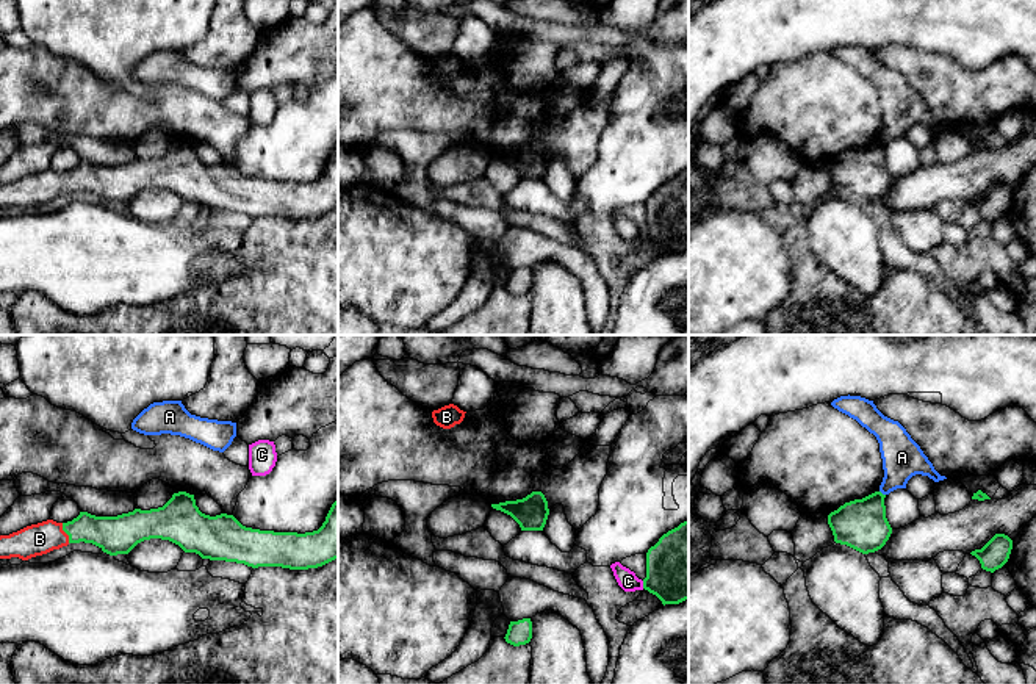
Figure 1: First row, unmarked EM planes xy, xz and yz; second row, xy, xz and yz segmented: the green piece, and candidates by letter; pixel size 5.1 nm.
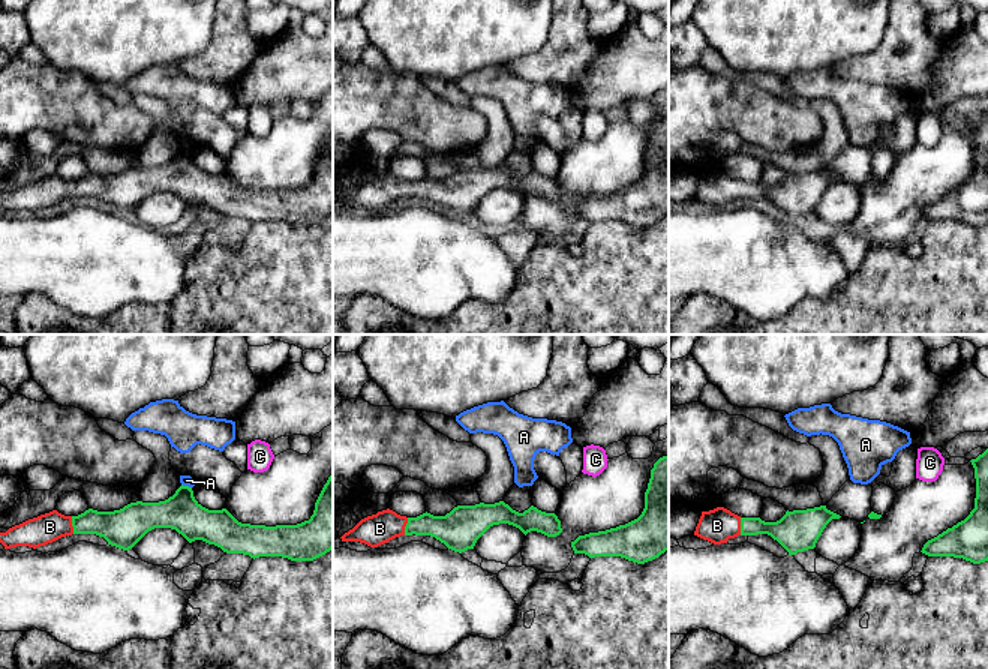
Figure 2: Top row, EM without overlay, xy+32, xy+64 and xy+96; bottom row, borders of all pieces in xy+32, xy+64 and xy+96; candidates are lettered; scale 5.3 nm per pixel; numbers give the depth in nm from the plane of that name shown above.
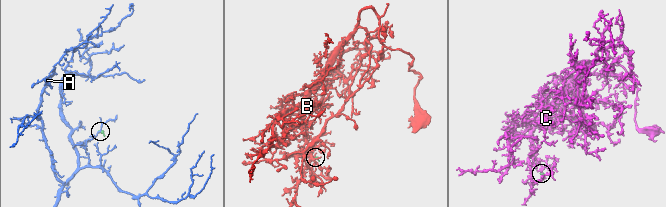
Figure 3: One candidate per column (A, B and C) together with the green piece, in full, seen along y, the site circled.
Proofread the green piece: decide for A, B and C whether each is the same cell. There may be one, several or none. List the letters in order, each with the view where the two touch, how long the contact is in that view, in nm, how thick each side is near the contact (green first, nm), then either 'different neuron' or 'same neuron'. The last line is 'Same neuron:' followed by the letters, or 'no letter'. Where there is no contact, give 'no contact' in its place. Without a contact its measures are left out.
A: yz | 40 nm | 260/200 nm | different neuron
B: xy | 110 nm | 190/160 nm | same neuron
C: xz | 40 nm | 360/100 nm | different neuron
Same neuron: B

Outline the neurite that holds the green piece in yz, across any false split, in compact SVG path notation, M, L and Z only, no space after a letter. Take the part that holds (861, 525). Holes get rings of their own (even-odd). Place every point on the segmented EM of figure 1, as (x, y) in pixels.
M881 491L845 502L828 515L834 542L862 554L881 549L892 534Z

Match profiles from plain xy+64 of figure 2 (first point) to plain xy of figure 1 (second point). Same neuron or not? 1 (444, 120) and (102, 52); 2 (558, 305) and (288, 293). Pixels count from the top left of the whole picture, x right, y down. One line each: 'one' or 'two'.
1: two
2: one

